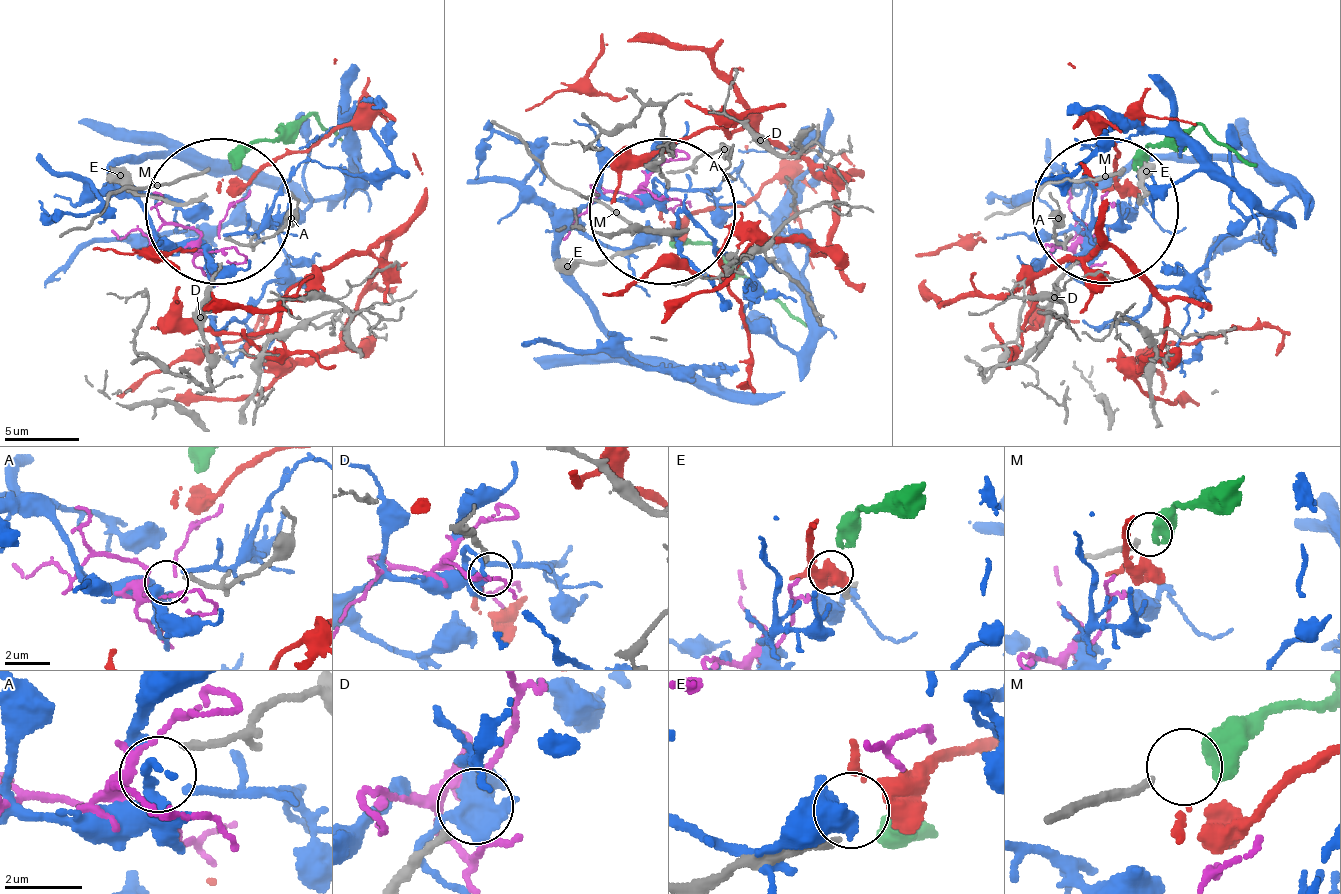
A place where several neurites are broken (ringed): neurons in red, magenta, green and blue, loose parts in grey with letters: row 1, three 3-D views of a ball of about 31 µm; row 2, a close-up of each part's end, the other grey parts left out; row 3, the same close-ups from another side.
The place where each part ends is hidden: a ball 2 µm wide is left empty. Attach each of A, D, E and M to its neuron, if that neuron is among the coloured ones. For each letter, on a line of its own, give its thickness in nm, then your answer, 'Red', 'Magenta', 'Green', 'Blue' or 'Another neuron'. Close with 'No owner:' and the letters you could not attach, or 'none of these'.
A: Thickness 200 nm. Blue
D: Thickness 200 nm. Another neuron
E: Thickness 240 nm. Red
M: Thickness 200 nm. Green
No owner: D

